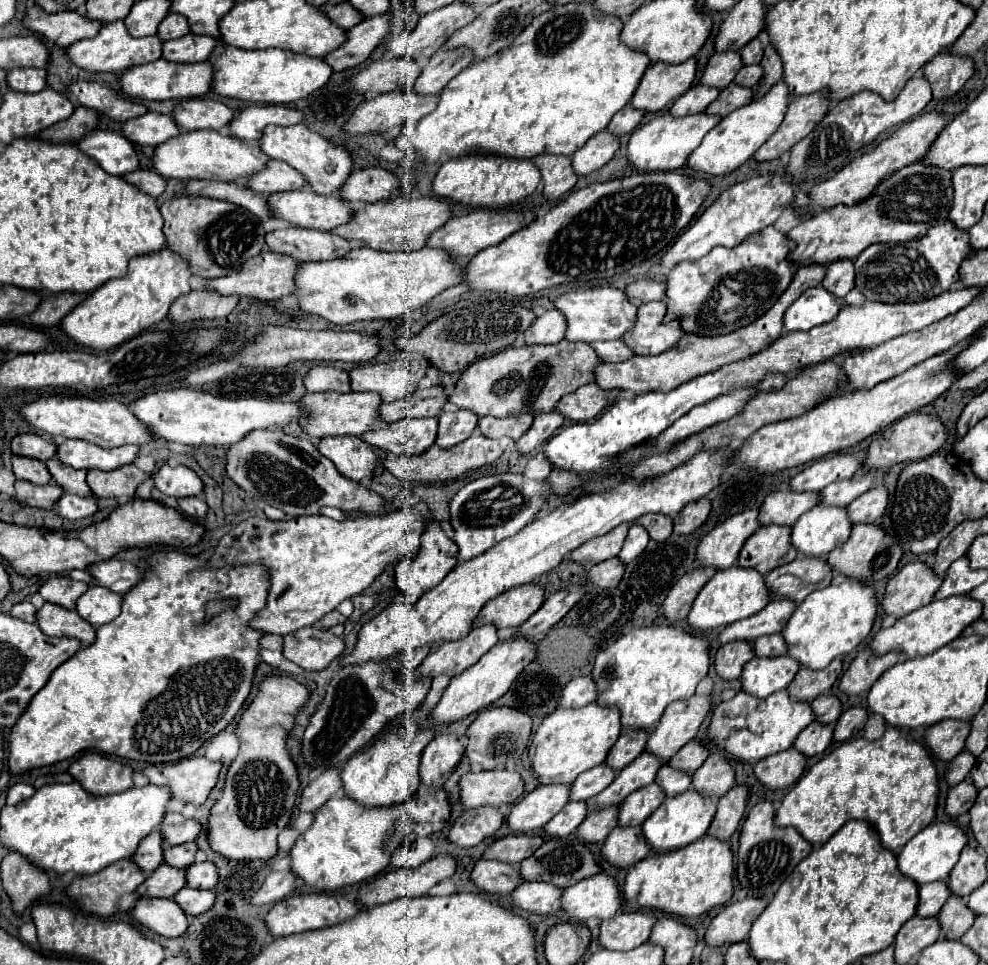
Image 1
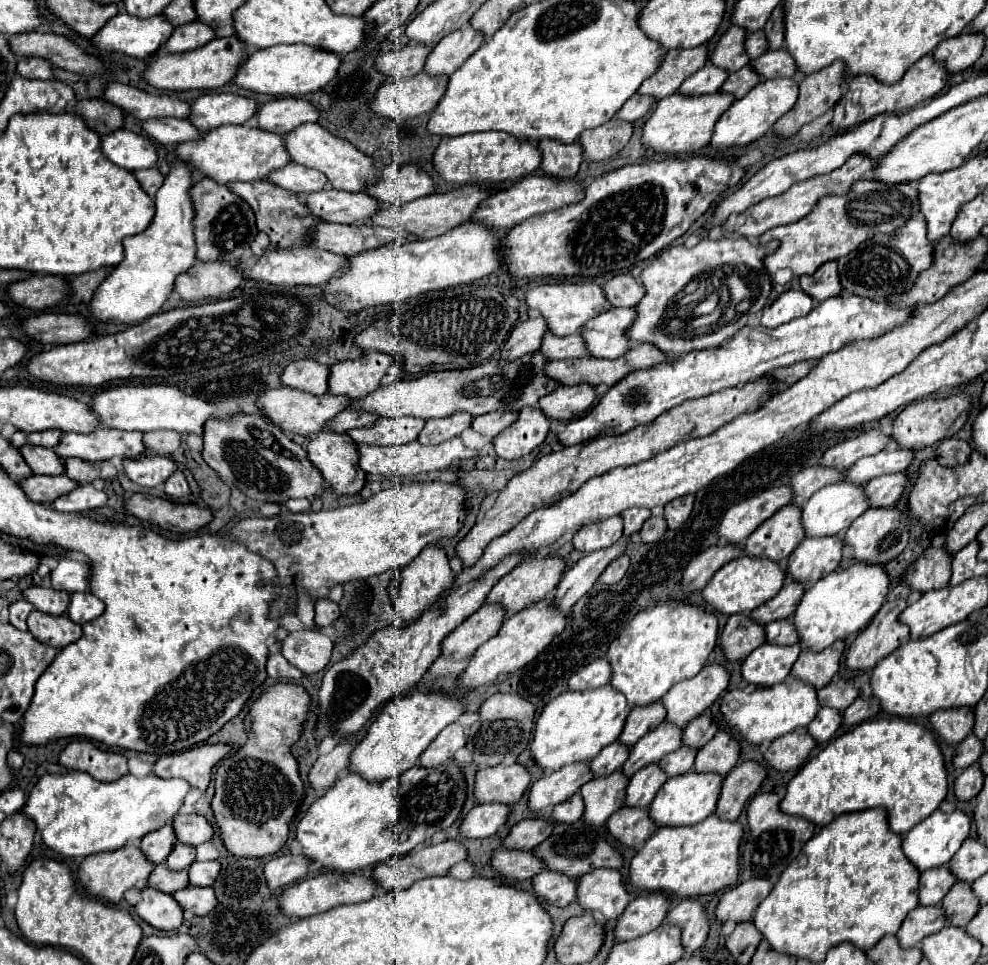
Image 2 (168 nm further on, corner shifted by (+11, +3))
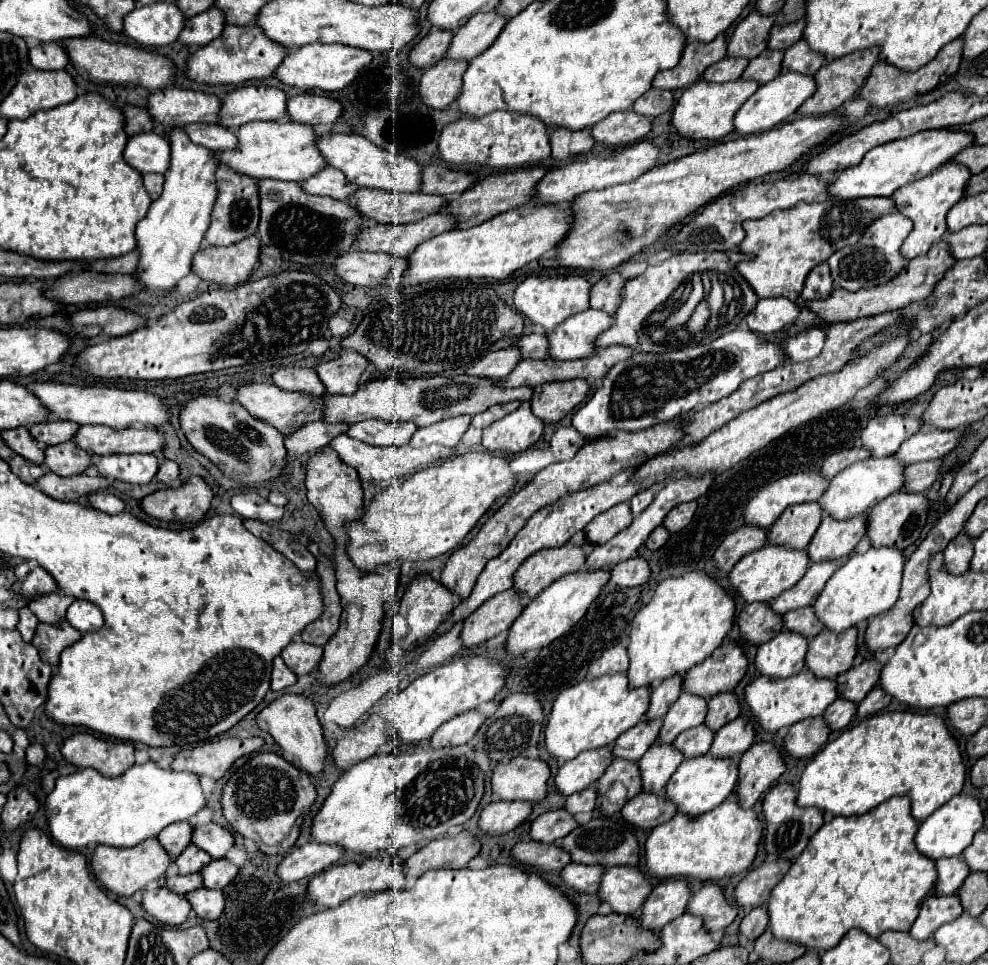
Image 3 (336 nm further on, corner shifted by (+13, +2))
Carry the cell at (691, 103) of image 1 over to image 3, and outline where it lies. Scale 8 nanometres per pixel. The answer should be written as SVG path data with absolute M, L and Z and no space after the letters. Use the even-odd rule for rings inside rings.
M724 58L706 70L702 74L702 80L704 82L718 82L718 84L732 82L742 76L746 66L748 66L748 60L744 60L744 58Z

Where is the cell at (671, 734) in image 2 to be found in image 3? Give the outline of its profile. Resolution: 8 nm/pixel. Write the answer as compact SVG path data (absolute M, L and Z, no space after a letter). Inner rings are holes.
M682 694L664 716L656 744L672 744L682 730L700 726L704 722L704 716L706 700L692 694Z

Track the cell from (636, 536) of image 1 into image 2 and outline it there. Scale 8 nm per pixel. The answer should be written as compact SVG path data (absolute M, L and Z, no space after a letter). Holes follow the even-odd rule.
M630 507L622 513L624 519L624 535L634 535L642 529L642 523L652 515L650 509L644 507Z

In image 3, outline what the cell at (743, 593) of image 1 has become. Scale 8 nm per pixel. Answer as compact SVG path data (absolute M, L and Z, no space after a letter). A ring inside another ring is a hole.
M766 544L764 548L742 556L736 566L730 570L728 578L732 588L736 590L736 594L748 604L748 602L770 602L776 596L780 596L784 590L792 588L800 576L804 576L806 568L810 564L810 558L806 552L798 552L798 550L788 550L782 546L774 546L774 544Z

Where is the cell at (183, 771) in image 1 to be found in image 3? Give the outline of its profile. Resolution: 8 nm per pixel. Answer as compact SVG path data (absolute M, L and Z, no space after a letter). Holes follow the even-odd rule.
M224 738L208 742L204 746L196 746L176 754L170 770L192 772L196 776L208 776L218 780L226 774L236 758L258 750L262 744L262 738Z

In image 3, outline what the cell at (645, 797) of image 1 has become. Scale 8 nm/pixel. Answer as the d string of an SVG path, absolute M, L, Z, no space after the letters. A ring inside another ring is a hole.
M652 744L638 762L642 776L642 792L662 794L666 782L676 772L680 762L682 762L682 754L672 746Z

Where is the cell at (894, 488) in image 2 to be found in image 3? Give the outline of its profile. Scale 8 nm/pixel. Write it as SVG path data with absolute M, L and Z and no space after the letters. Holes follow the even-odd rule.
M932 460L932 462L918 462L912 466L904 468L904 484L902 484L902 492L926 492L934 480L940 474L940 460Z

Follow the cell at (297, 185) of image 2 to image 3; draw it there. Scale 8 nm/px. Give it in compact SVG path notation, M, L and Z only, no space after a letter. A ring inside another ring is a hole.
M322 168L318 176L310 176L308 180L300 182L308 194L318 194L318 196L328 196L336 200L346 200L354 190L358 190L356 184L346 182L344 174L336 168Z

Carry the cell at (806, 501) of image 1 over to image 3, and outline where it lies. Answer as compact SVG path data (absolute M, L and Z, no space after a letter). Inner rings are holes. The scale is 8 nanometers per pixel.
M852 448L852 450L844 450L844 452L838 452L838 454L832 454L820 468L820 474L826 478L826 480L832 480L840 470L844 470L846 466L850 464L856 464L858 460L866 460L868 458L868 452L864 448Z

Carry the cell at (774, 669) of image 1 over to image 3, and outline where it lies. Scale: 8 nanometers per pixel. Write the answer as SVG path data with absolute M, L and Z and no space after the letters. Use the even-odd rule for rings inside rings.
M780 632L770 642L758 646L754 666L756 672L770 678L788 678L804 668L804 654L808 642L794 632Z

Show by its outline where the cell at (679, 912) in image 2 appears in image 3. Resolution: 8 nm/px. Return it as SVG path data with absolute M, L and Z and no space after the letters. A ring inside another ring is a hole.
M706 884L700 892L696 892L686 908L688 914L700 916L704 920L706 932L724 930L736 918L736 908L730 906L716 884Z

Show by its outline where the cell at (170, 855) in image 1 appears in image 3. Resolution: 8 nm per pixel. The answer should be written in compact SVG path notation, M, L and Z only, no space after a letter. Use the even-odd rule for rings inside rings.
M188 844L188 848L174 860L174 864L178 866L180 874L192 874L192 872L198 872L210 860L212 860L210 854L206 854L204 850L200 850L194 844Z

